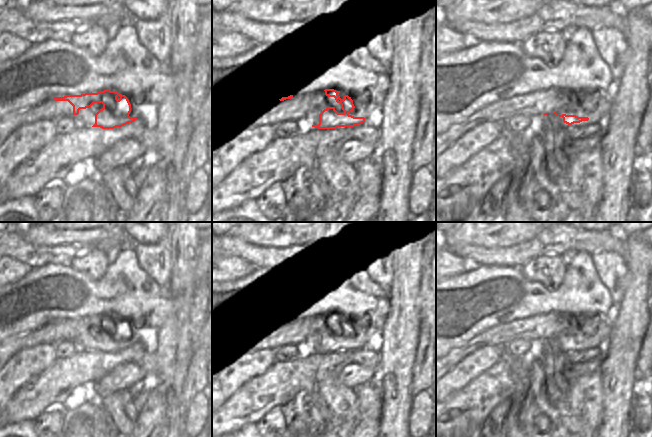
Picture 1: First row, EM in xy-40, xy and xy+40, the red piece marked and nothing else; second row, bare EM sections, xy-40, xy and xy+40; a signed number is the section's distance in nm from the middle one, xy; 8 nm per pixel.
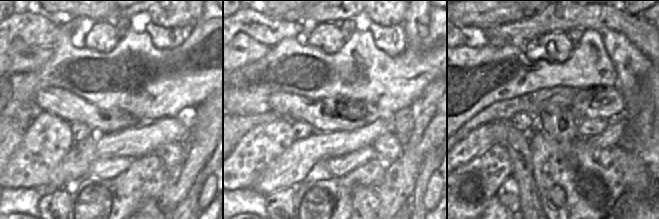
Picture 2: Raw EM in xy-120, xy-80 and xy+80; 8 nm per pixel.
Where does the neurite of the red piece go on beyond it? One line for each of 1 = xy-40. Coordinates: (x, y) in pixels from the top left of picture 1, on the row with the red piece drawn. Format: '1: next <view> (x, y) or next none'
1: next xy-40 (139, 108)

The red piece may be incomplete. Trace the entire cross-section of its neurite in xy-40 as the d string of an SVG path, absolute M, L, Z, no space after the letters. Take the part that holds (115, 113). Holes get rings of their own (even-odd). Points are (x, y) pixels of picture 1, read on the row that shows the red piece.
M108 89L97 93L81 95L66 95L54 97L56 101L68 101L73 106L73 115L78 115L80 109L90 108L94 103L102 103L103 108L95 114L95 124L92 127L114 129L144 119L151 110L157 113L158 106L150 105L142 97L127 97Z

